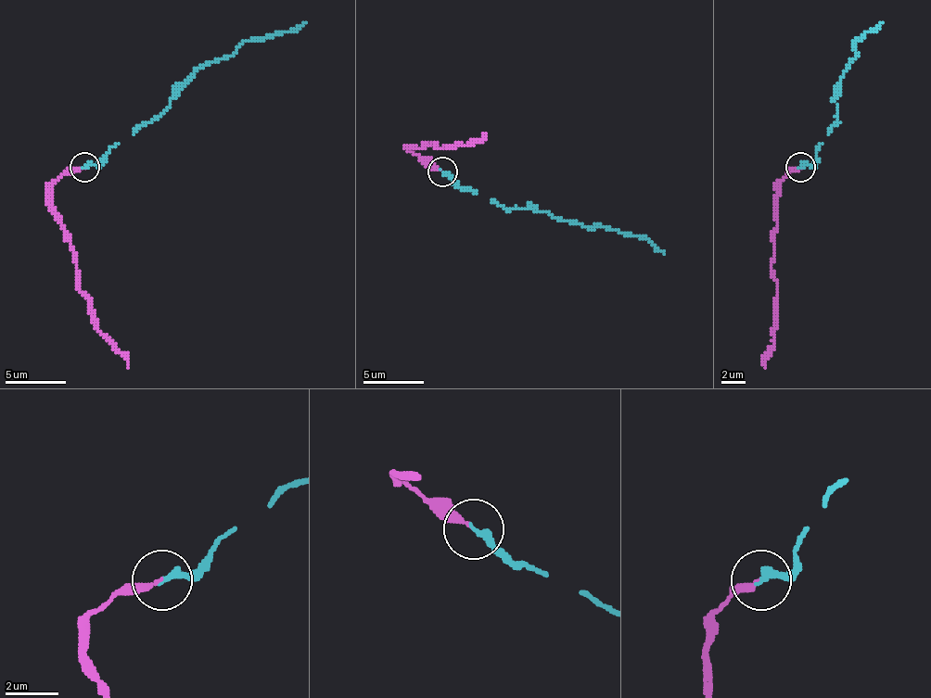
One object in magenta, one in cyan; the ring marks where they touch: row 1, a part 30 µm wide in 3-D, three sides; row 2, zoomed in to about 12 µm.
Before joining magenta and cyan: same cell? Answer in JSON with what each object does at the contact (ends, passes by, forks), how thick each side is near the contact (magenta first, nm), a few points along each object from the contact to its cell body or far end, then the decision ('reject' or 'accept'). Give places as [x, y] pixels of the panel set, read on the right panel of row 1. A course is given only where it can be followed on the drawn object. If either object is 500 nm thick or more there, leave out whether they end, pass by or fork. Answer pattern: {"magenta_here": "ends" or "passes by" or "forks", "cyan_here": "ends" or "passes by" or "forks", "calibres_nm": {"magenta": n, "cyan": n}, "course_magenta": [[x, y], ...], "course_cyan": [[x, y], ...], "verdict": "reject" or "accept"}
{"magenta_here": "ends", "cyan_here": "ends", "calibres_nm": {"magenta": 200, "cyan": 280}, "course_magenta": [[801, 168], [795, 168], [777, 186], [771, 264], [777, 292], [777, 328], [773, 349], [765, 367]], "course_cyan": [[801, 168], [816, 158], [816, 149], [837, 122], [835, 92], [856, 56], [856, 41], [883, 22]], "verdict": "accept"}

